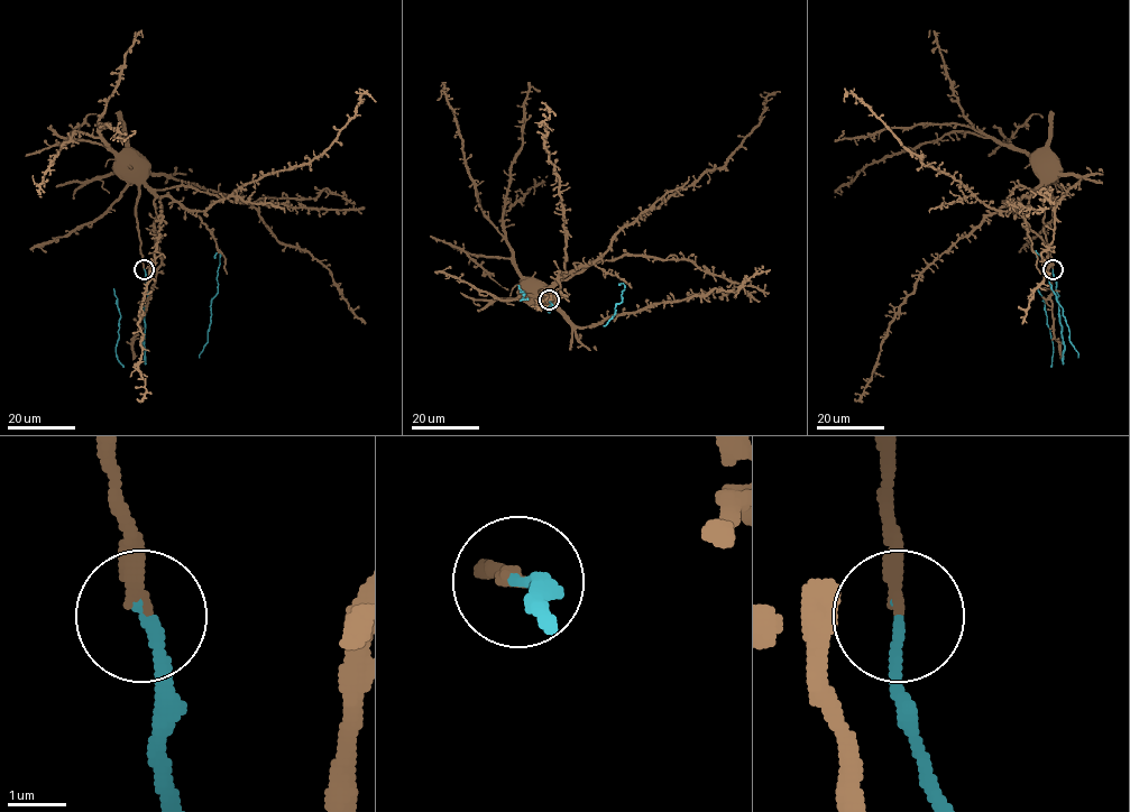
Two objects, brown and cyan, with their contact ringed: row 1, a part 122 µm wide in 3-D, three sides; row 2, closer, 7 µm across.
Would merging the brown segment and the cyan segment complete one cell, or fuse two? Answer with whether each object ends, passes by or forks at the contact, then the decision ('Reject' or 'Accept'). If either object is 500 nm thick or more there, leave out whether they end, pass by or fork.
At the ring brown ends. At the ring cyan ends. Accept

